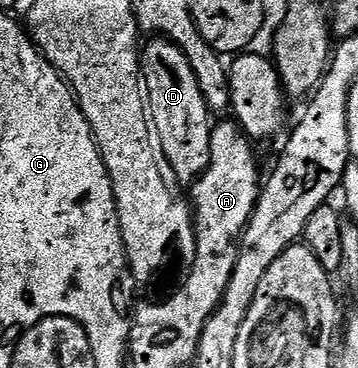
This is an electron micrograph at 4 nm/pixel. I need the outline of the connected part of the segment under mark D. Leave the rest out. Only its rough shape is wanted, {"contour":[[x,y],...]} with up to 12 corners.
{"contour":[[182,47],[140,55],[154,137],[171,176],[195,183],[213,122]]}

